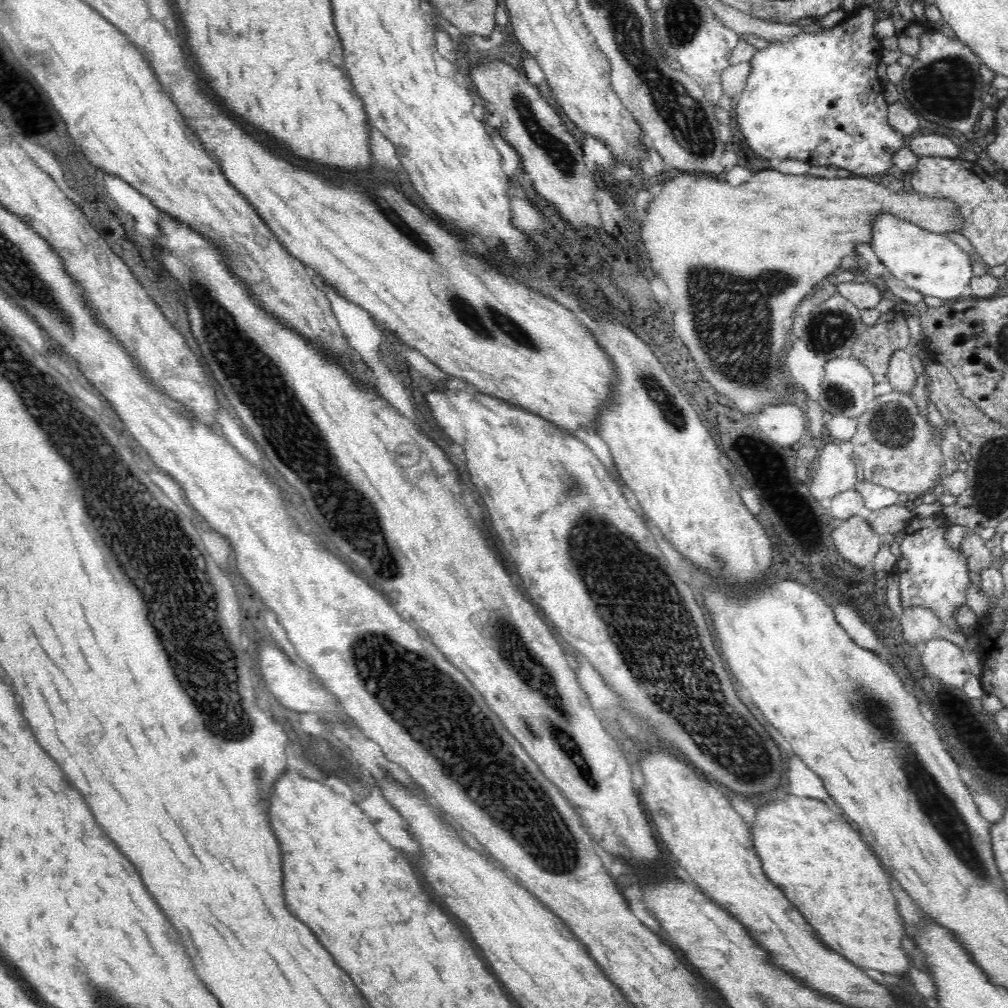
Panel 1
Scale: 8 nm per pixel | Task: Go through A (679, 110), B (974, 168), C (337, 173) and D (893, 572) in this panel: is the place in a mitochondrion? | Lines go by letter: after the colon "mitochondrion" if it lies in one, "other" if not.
A: mitochondrion
B: other
C: other
D: other

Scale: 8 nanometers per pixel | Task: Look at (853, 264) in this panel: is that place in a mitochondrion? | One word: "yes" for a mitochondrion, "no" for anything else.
no

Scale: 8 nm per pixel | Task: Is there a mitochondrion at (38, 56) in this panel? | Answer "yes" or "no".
yes

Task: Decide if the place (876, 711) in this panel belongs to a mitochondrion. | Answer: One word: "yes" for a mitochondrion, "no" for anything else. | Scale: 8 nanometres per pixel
yes

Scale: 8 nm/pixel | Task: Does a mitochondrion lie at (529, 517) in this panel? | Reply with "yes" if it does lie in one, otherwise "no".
no

